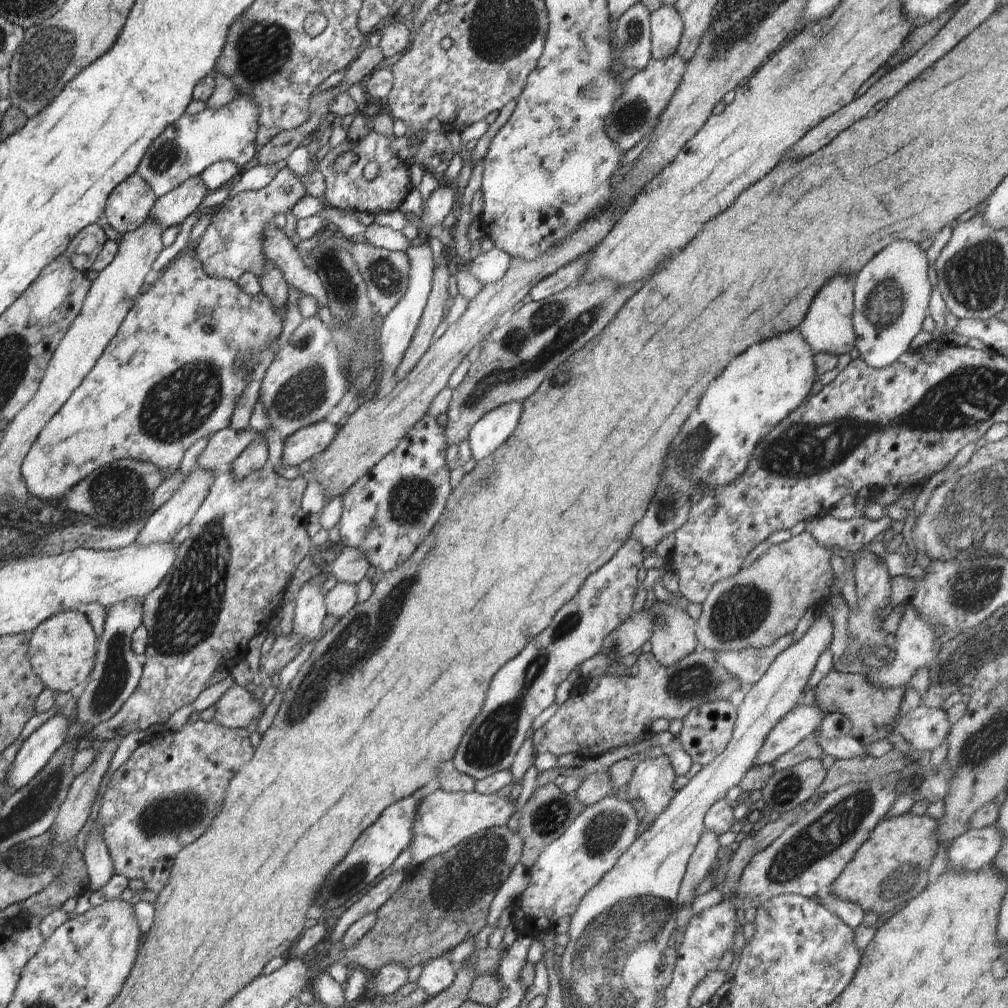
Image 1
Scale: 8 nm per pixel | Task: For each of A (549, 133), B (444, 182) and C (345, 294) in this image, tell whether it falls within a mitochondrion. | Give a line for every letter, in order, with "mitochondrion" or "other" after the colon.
A: other
B: other
C: mitochondrion

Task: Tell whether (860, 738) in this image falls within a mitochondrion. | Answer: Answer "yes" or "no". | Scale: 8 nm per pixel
no

